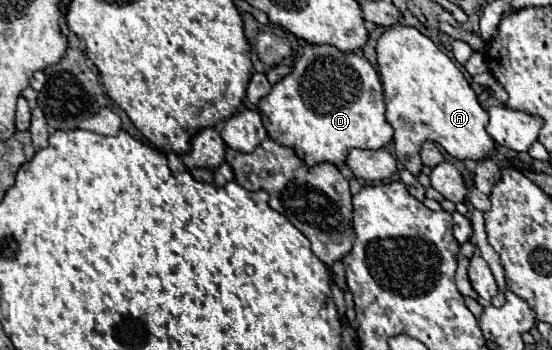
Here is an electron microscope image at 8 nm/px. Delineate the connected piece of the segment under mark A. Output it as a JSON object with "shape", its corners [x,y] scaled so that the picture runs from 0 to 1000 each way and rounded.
{"shape":[[[714,71],[685,106],[681,174],[696,249],[699,346],[714,363],[717,449],[743,494],[754,500],[764,483],[757,431],[768,403],[797,409],[833,460],[870,460],[899,431],[891,391],[877,369],[884,323],[870,306],[837,203],[783,111],[750,77]]]}

